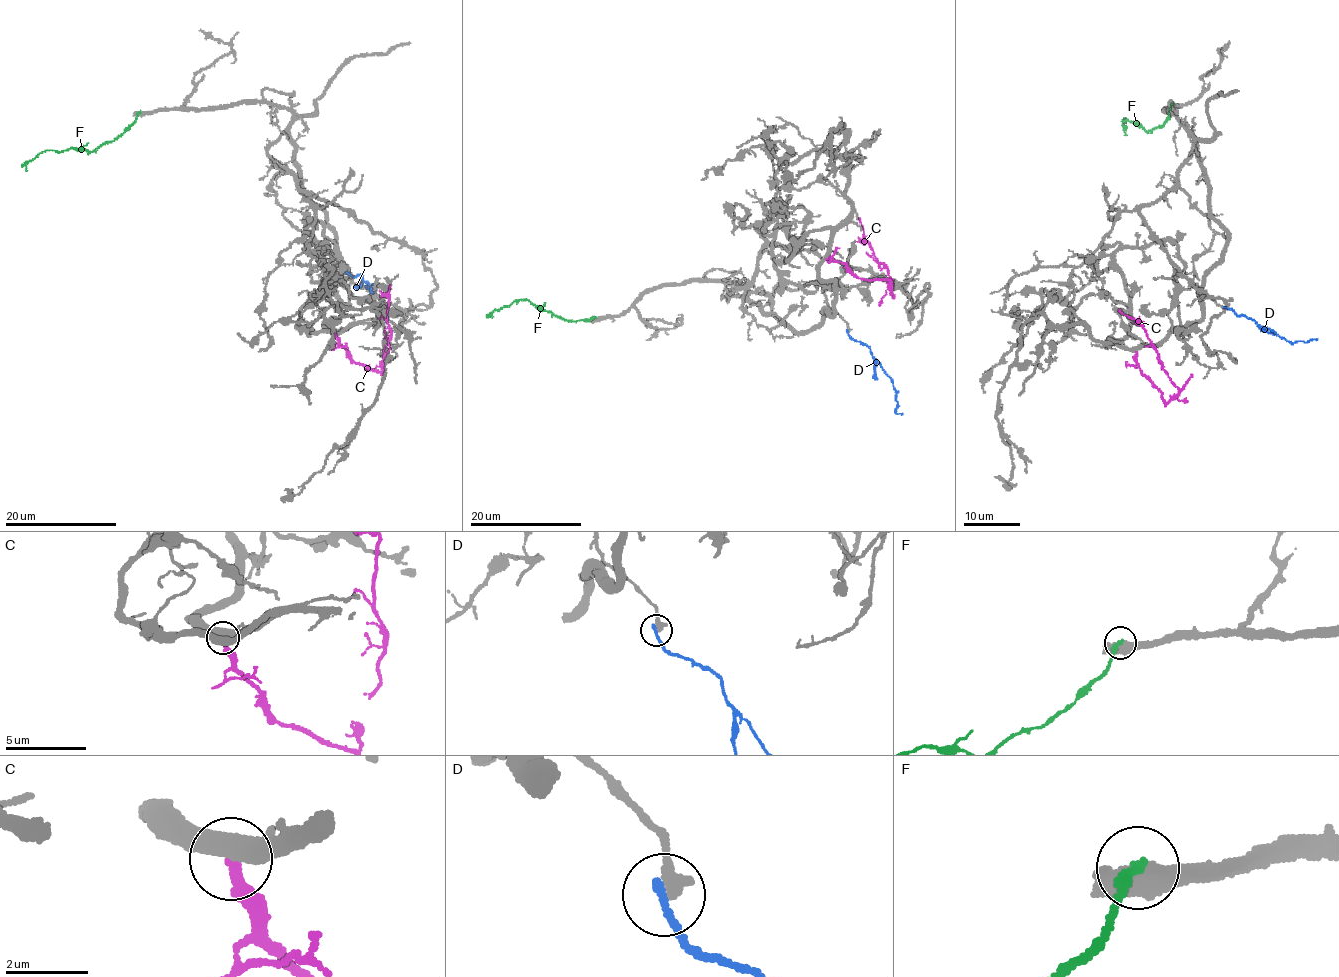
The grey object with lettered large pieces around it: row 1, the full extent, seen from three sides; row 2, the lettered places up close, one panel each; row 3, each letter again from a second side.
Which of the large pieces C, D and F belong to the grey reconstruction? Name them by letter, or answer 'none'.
none

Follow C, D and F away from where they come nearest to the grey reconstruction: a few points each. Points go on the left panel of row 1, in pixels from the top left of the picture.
C: (335, 333), (338, 343), (355, 362), (381, 370), (380, 364), (388, 350), (390, 337), (387, 320), (389, 285)
D: (347, 272), (360, 275), (371, 291), (366, 285), (372, 283)
F: (139, 112), (134, 121), (113, 141), (106, 141), (91, 152), (70, 148), (39, 153), (27, 162), (26, 171)

